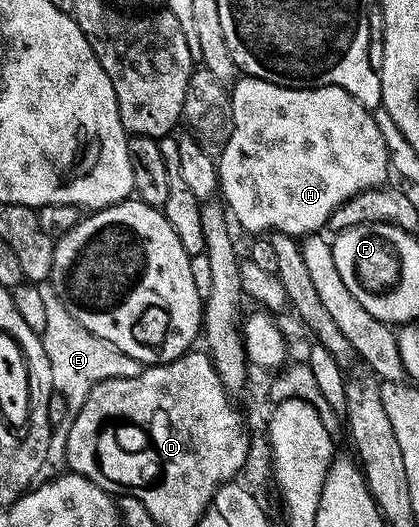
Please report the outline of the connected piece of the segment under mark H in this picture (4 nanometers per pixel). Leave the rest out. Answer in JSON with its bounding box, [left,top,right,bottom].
[218,76,391,237]

